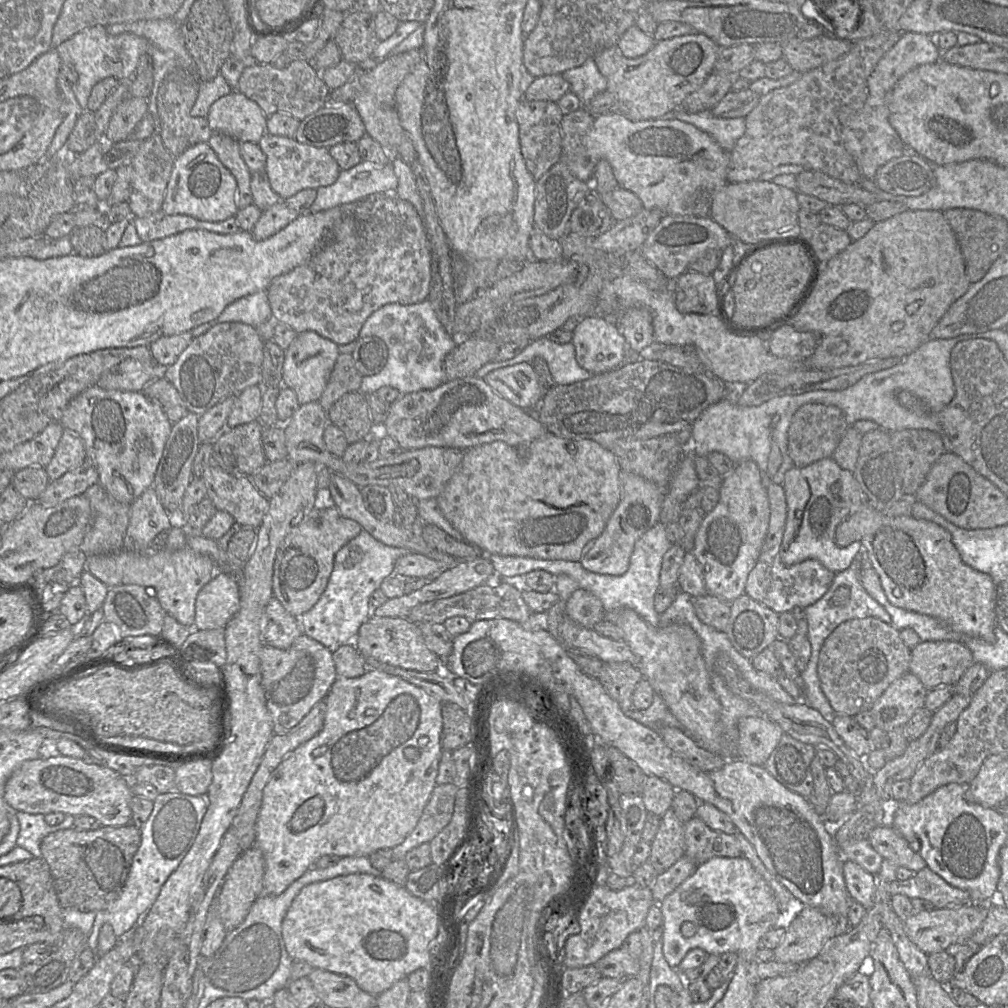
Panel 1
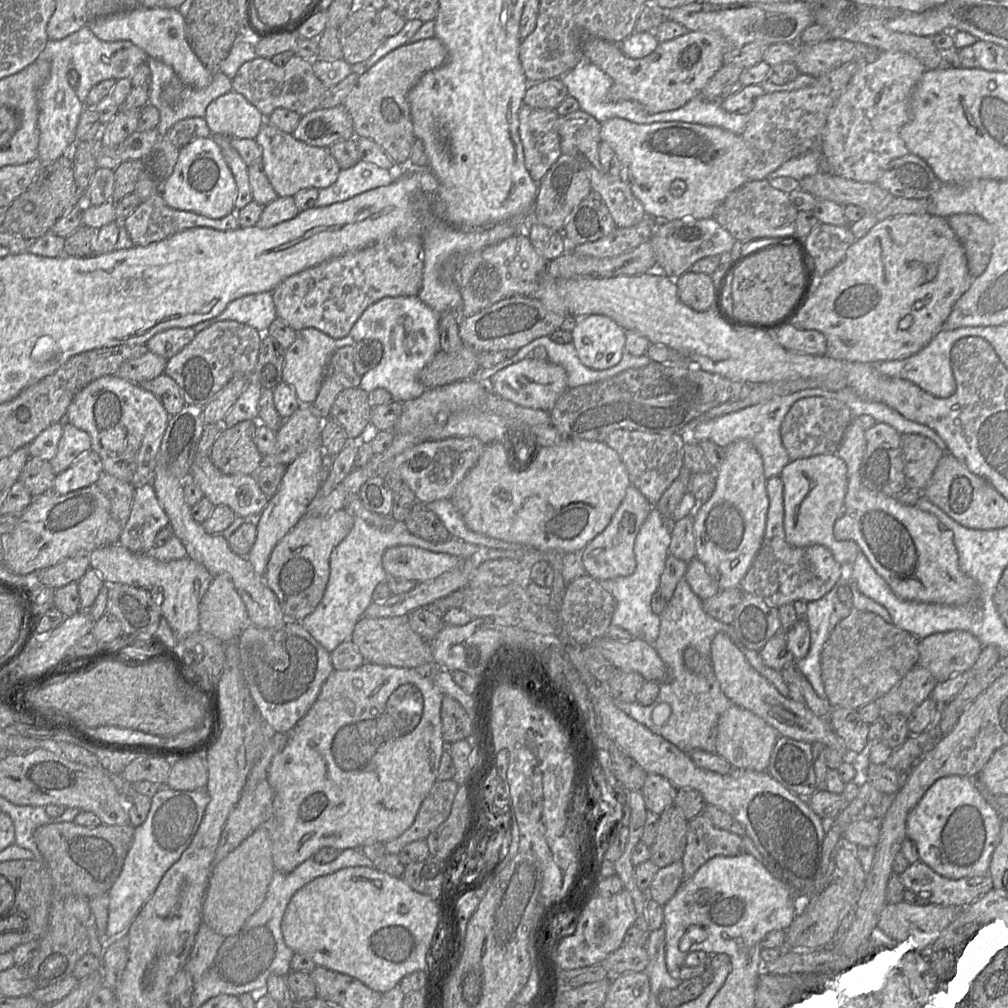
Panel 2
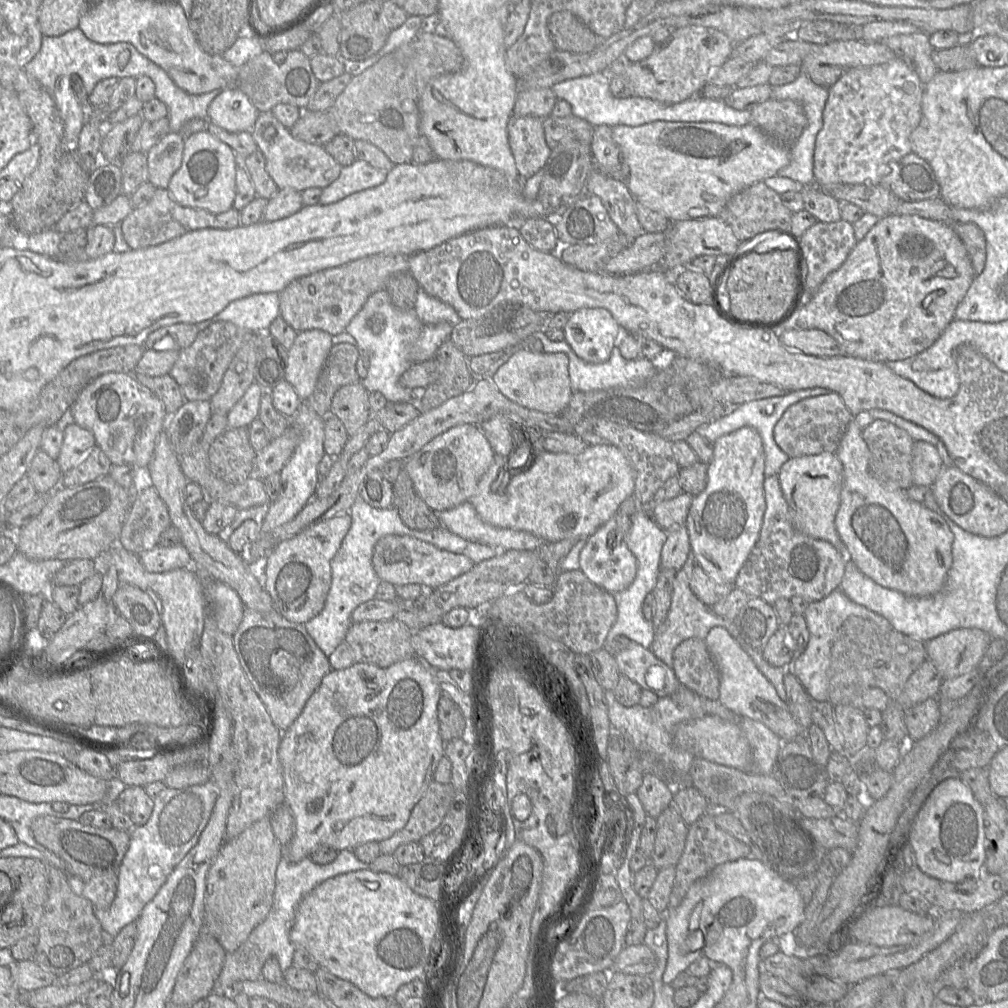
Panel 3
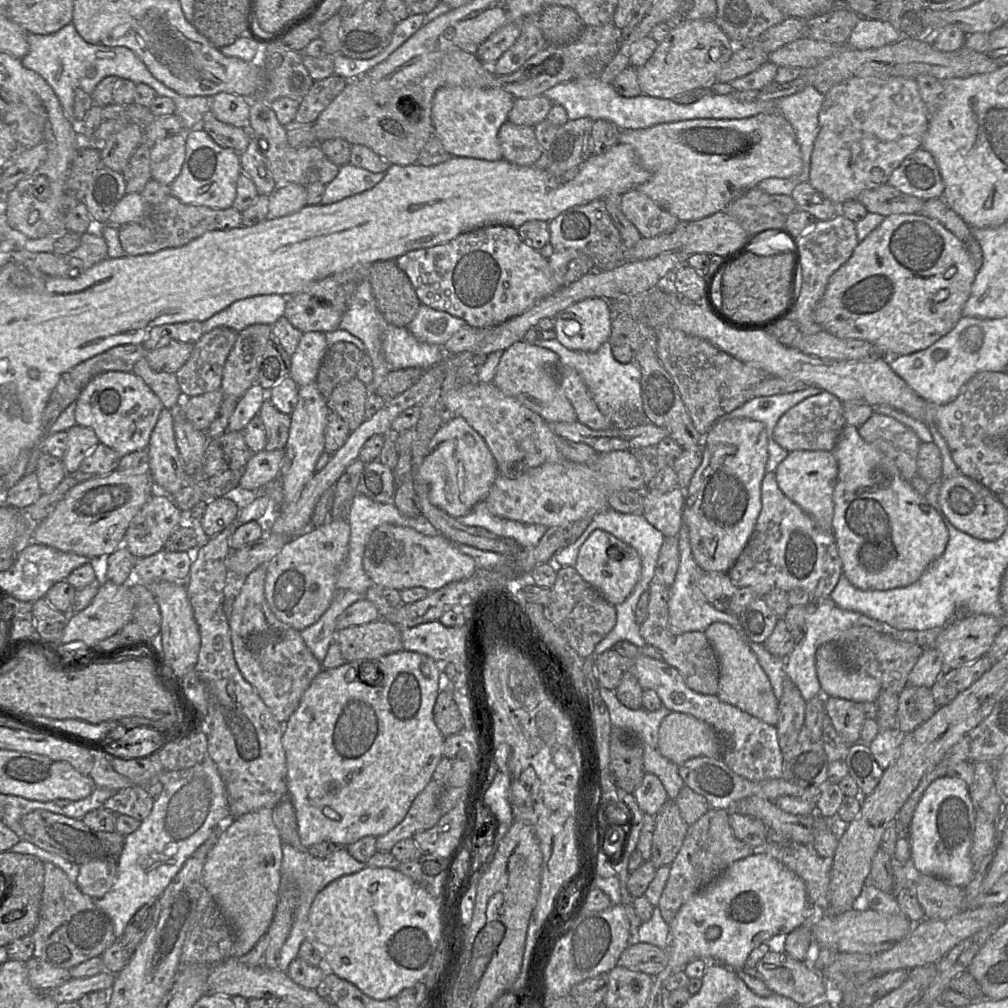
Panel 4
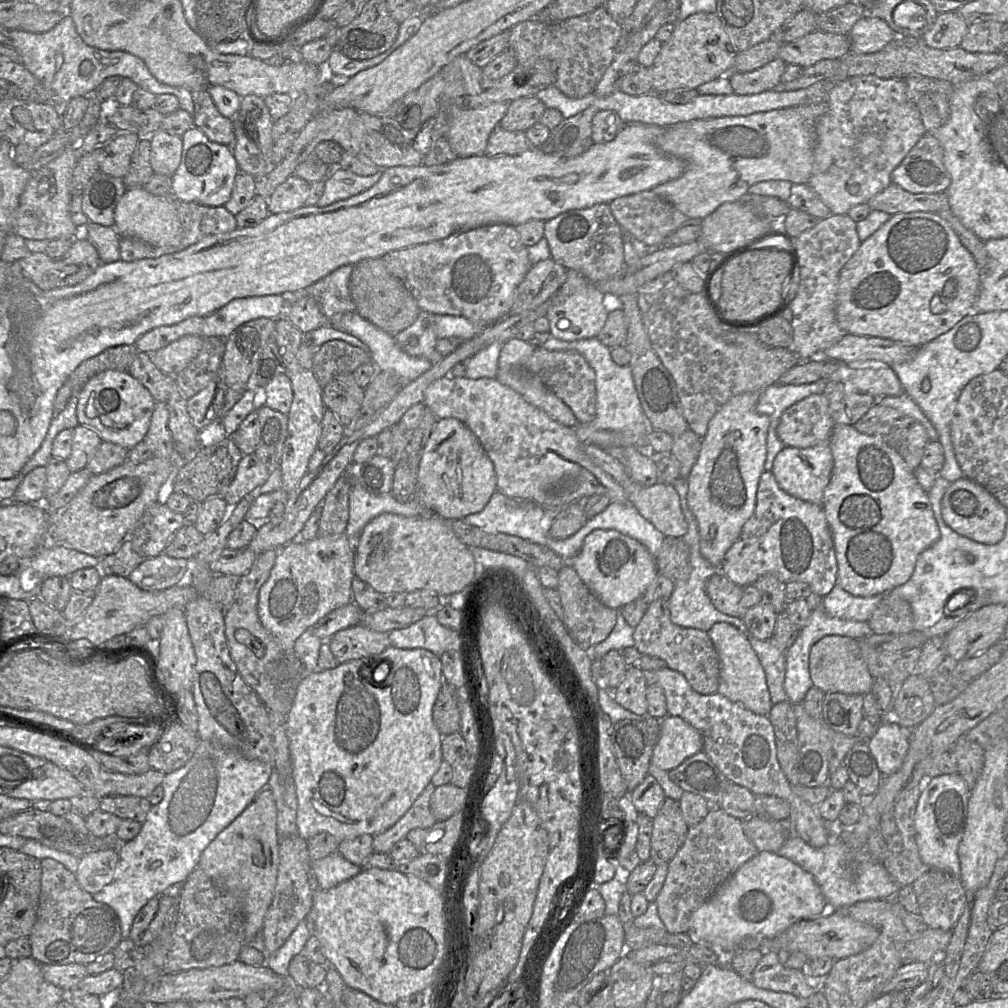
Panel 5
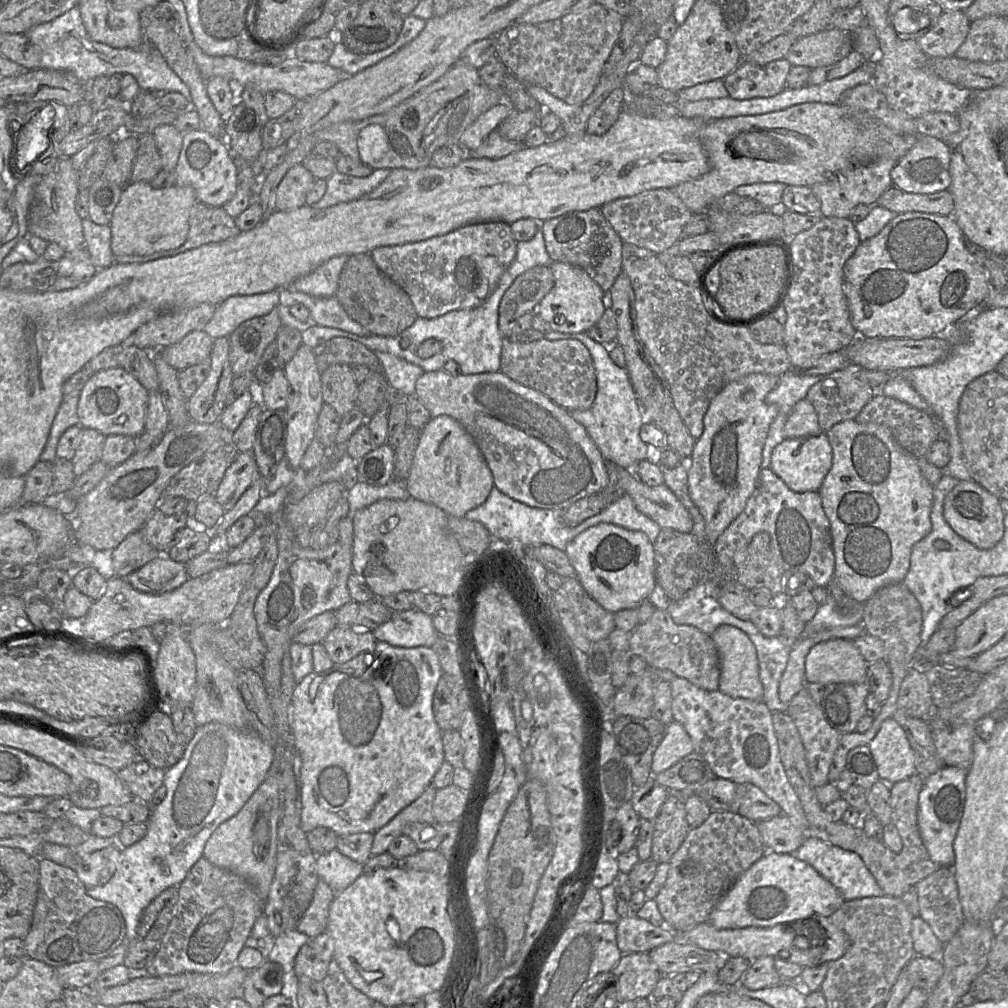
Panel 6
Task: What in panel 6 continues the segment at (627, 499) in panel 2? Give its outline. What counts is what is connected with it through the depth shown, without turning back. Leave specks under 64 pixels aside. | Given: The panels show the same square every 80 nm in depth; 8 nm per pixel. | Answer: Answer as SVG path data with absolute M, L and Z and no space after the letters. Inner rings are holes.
M600 523L576 536L565 553L587 593L611 613L639 608L656 586L653 543L643 532Z

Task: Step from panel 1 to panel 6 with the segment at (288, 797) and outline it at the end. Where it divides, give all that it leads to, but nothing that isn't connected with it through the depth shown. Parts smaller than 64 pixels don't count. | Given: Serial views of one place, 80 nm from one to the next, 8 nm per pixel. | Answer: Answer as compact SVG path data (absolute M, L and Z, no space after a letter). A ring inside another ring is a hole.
M376 642L373 651L362 652L343 664L334 664L327 671L313 672L297 684L290 708L290 725L293 733L293 746L302 759L299 788L301 828L305 833L320 826L332 829L337 835L349 835L358 832L374 833L424 792L445 761L442 730L435 721L432 709L435 689L443 673L438 655L432 647L403 648L391 646L386 642Z

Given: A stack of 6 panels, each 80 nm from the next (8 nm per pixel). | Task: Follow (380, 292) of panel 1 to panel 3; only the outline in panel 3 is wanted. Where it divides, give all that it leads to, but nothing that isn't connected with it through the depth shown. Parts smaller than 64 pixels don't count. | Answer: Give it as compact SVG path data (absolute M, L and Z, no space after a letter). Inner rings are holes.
M375 254L298 278L279 293L280 317L297 332L318 329L332 336L340 334L370 295L384 290L392 275L408 272L408 257Z

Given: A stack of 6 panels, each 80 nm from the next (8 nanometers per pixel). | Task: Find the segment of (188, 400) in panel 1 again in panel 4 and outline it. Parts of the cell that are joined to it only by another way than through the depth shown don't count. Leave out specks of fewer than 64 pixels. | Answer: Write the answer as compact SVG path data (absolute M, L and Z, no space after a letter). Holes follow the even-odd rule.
M218 327L194 343L189 359L175 373L183 398L221 389L224 365L236 339L236 331Z

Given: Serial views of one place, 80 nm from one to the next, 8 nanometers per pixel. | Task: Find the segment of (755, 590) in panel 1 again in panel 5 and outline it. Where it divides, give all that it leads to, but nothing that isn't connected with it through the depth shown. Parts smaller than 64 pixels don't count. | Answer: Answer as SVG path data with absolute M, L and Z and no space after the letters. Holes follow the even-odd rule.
M764 470L758 484L755 511L742 527L739 538L725 554L720 571L741 587L754 584L764 575L773 575L784 584L792 581L805 582L809 584L813 594L826 596L837 583L838 565L823 507L786 493L778 485L772 471Z

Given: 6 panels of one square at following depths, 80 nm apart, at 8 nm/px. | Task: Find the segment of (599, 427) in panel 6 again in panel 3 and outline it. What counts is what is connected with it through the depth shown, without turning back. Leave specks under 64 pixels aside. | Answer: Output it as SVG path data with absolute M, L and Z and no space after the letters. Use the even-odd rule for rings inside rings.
M538 331L534 333L533 336L542 342L545 352L562 352L567 355L569 359L568 372L573 392L604 390L615 387L641 387L649 381L657 370L653 362L648 358L639 357L634 360L625 359L616 346L613 348L611 356L607 361L603 363L590 363L580 358L565 340L552 341L546 336L544 331Z

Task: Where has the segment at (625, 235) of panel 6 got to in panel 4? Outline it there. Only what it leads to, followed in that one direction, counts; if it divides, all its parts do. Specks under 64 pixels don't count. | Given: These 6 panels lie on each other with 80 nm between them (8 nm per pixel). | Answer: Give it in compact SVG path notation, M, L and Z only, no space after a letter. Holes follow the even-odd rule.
M637 189L621 196L621 210L644 238L652 238L677 226L680 221Z

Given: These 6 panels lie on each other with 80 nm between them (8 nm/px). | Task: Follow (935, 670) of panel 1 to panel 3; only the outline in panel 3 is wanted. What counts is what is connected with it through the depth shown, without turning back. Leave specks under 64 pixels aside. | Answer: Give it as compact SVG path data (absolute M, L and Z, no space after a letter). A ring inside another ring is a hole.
M958 628L925 642L926 656L941 677L951 679L977 668L993 638L978 628Z

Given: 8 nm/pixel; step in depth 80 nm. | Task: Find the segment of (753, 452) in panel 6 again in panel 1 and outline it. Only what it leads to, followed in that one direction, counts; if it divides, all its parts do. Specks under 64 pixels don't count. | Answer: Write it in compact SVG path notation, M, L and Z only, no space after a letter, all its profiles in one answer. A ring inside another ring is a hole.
M754 461L737 463L731 473L722 477L719 502L711 512L705 514L695 536L692 552L702 566L707 593L732 603L745 593L748 575L761 554L769 527L770 503L767 487L762 483L760 470Z

